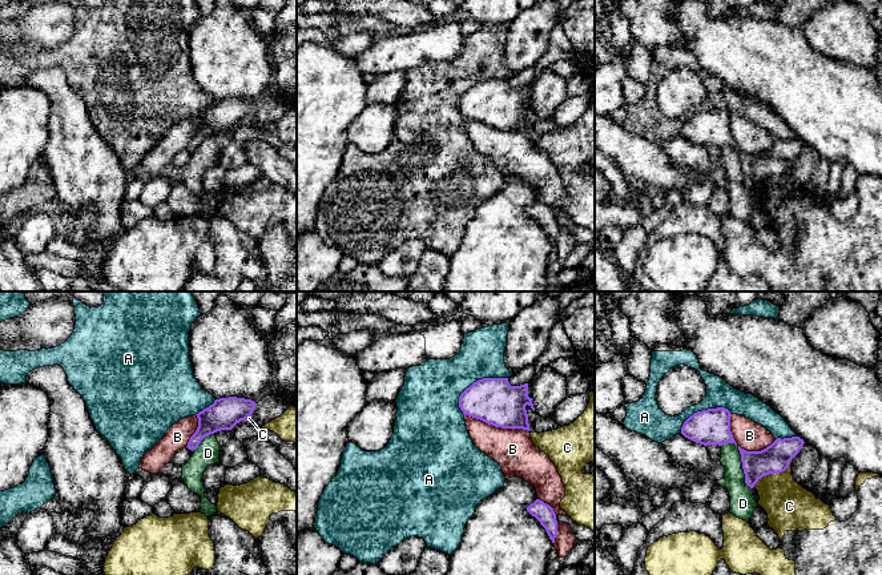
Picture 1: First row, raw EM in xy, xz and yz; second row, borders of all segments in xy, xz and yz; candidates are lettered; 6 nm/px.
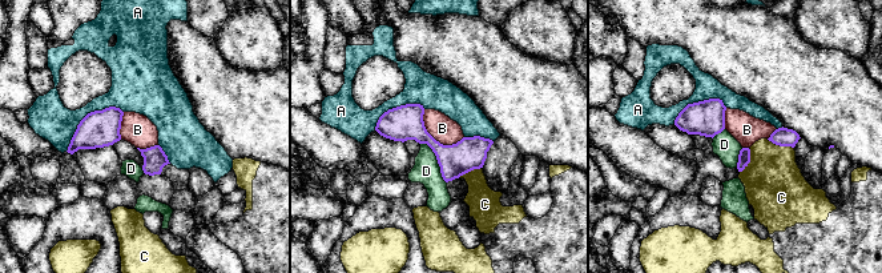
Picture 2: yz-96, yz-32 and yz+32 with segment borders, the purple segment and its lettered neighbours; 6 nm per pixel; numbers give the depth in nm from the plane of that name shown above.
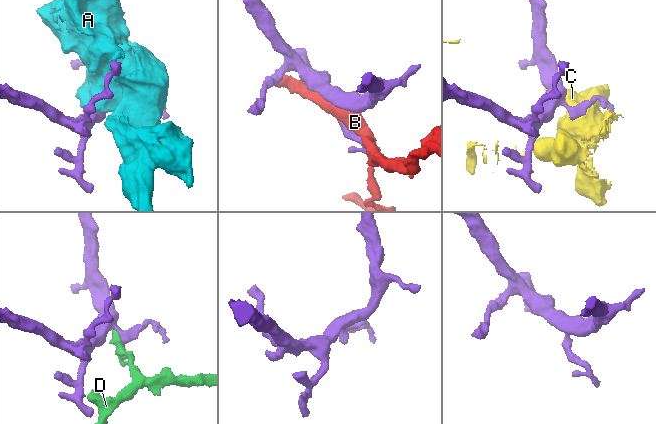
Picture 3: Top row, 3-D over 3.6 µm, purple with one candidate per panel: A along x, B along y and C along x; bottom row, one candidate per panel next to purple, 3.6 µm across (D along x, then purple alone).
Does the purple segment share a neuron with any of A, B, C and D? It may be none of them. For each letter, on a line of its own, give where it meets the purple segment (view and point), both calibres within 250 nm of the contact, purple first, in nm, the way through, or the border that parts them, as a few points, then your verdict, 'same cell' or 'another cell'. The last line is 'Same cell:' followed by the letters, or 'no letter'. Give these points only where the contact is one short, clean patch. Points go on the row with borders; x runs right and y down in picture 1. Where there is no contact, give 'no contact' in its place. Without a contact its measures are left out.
A: meets purple in xz at (474, 382); 280 nm thick on the purple side, 320 nm on the other; another cell
B: meets purple in yz at (742, 449); 170 nm thick on the purple side, 180 nm on the other; another cell
C: meets purple in yz at (774, 473); 170 nm thick on the purple side, 280 nm on the other; another cell
D: meets purple in yz at (741, 461); 170 nm thick on the purple side, 150 nm on the other; another cell
Same cell: no letter

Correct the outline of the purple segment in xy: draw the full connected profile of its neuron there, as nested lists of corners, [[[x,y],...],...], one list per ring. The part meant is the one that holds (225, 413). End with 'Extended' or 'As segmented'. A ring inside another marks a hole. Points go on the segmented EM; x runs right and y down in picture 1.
[[[245,398],[216,399],[213,405],[196,414],[198,427],[186,447],[193,451],[205,437],[221,430],[231,430],[241,421],[249,419],[255,406],[254,401]]]. As segmented

